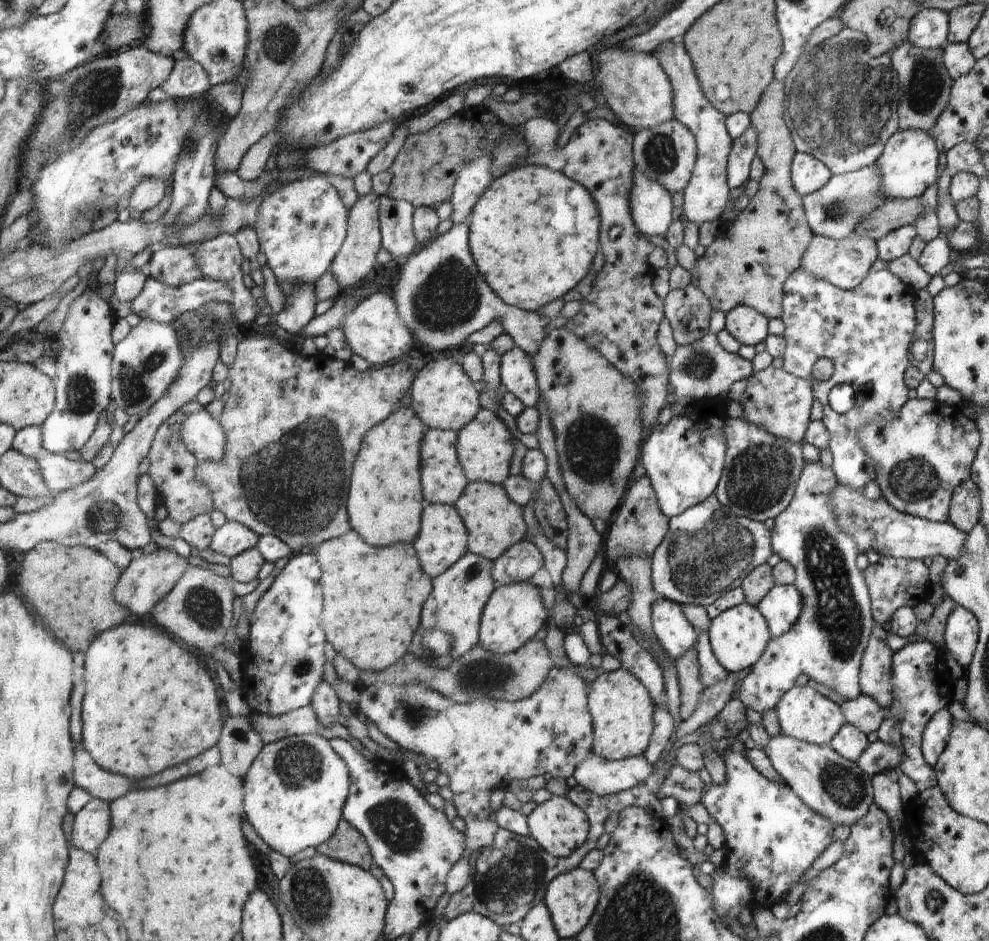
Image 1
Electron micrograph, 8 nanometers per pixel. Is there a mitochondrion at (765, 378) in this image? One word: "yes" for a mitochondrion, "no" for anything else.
no

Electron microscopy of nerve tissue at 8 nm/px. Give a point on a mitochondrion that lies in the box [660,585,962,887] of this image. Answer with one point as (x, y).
(842, 785)

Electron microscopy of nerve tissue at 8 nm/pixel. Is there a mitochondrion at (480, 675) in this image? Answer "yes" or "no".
yes

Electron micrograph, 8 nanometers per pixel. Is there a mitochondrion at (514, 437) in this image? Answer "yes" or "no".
no

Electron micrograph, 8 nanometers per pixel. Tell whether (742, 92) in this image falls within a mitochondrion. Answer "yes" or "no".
no

